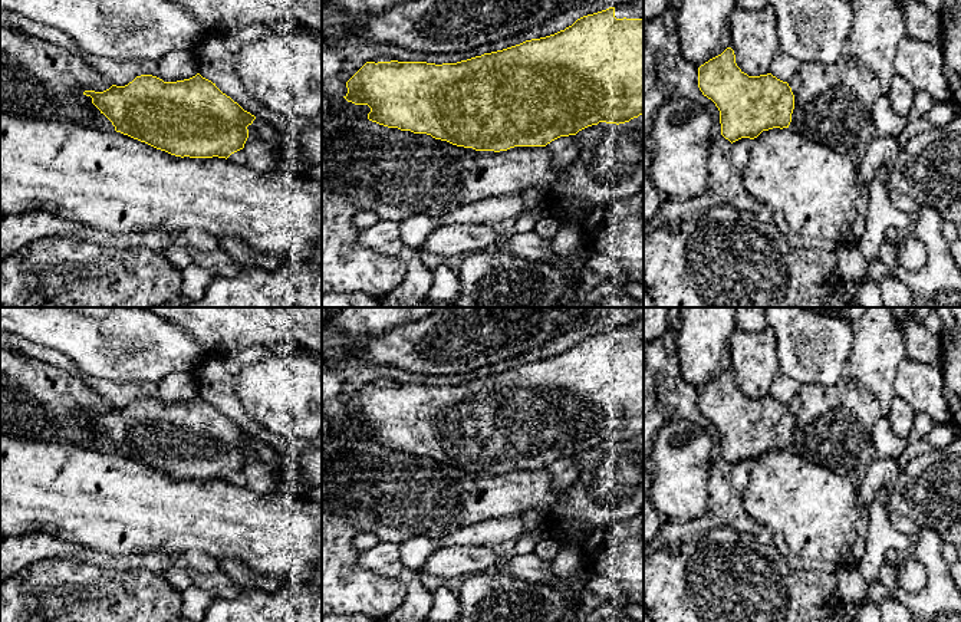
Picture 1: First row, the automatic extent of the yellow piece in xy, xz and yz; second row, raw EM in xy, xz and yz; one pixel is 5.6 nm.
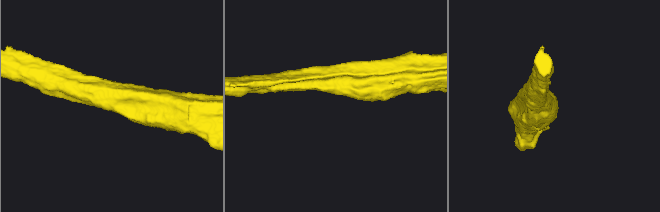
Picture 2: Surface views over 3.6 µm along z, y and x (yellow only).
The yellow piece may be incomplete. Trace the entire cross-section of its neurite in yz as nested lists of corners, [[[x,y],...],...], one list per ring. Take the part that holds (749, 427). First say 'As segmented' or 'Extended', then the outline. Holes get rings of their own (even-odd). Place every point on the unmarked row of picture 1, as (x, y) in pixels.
As segmented. [[[731,369],[698,389],[698,409],[718,430],[721,457],[731,465],[741,460],[754,461],[773,450],[789,450],[791,444],[794,417],[789,405],[771,395],[748,398],[737,388]]]

